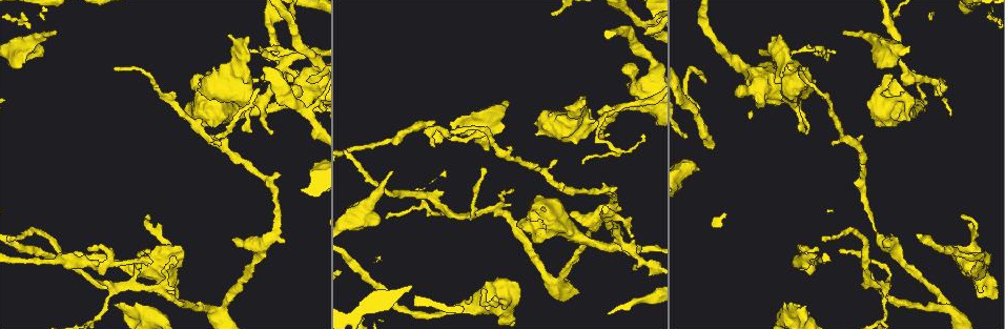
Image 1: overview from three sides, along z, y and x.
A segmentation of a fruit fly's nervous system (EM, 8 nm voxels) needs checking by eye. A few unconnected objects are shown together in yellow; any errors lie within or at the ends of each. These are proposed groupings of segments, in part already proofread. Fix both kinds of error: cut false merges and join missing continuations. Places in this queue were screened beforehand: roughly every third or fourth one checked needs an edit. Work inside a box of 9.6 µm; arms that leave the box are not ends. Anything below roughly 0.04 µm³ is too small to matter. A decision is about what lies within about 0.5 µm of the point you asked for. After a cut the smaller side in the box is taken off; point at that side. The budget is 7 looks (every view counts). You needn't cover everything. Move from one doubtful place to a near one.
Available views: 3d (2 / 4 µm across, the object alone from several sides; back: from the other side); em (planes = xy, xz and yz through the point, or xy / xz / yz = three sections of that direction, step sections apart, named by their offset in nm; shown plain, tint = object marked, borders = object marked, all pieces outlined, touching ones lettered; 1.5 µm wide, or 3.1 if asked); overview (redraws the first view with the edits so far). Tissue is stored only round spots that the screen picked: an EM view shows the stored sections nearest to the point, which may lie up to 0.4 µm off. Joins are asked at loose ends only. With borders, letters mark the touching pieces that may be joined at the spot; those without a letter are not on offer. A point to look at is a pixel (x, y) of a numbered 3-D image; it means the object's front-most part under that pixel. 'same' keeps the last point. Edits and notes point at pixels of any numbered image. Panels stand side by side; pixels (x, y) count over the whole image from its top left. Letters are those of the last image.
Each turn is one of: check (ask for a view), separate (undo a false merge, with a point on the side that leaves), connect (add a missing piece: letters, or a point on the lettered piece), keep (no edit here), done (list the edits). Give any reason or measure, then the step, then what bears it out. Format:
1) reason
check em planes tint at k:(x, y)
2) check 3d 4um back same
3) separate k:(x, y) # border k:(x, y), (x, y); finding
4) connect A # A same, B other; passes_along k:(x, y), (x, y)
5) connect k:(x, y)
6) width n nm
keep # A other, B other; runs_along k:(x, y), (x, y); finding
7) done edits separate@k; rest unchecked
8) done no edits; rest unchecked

thin end
check 3d 4um at 1:(582, 162)

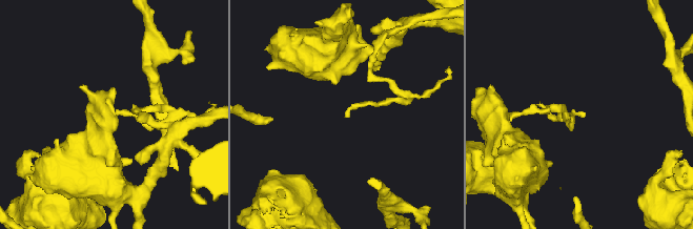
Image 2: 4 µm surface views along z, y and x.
check em planes borders at 2:(584, 112)

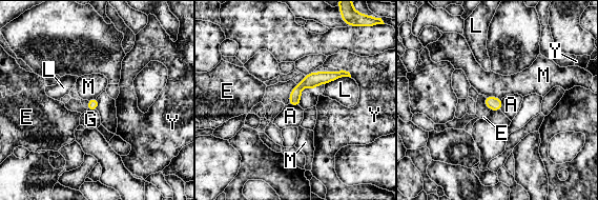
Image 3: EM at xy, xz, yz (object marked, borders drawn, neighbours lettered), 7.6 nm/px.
width 80 nm; longest_contact L 200 nm
keep # A other, E other, G other, L other, M other, Y other; no lettered piece goes on from it

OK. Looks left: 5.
free end
check em xy step 8 borders at 1:(840, 249)

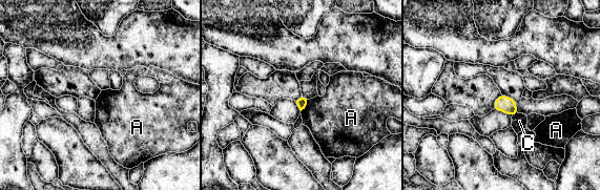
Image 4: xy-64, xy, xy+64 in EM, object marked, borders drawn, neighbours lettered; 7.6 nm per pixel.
keep # A other, C other; border 4:(307, 100), (306, 106), (301, 111); none of them fits

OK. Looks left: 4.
an open end
check 3d 2um back at 1:(389, 171)

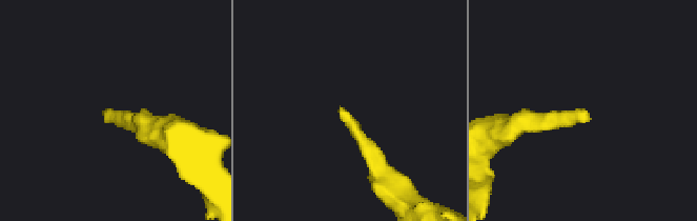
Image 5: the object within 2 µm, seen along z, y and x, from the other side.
now the EM
check em planes tint at 5:(106, 109)

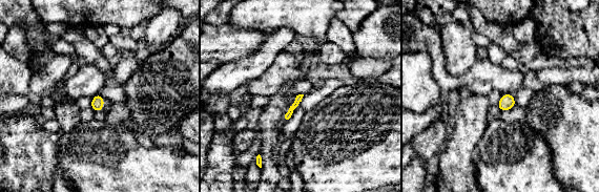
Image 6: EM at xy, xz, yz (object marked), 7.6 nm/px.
check em planes borders same

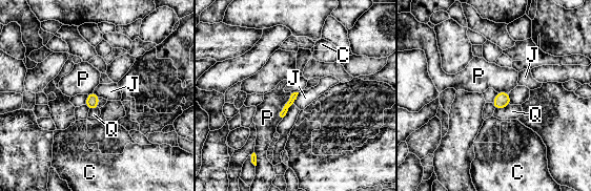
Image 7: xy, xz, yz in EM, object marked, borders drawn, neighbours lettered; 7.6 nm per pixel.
keep # C other, J other, P other, Q other; border 7:(299, 92), (293, 104); no lettered piece goes on from it

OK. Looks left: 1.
done no edits; rest unchecked

